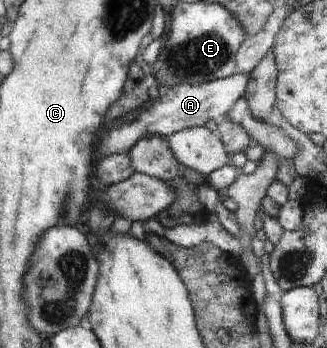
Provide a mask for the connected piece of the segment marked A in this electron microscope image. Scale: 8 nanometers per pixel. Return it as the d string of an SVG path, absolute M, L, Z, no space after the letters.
M235 71L231 74L231 77L224 77L219 79L214 79L213 81L208 81L199 85L195 84L189 84L187 82L183 84L179 84L176 86L158 86L159 90L159 98L153 103L149 103L147 108L143 108L140 115L134 119L131 122L121 122L118 124L118 126L115 126L103 139L100 143L100 146L98 147L98 151L102 153L103 157L110 156L111 154L127 154L128 151L143 137L143 136L159 136L159 137L169 137L172 133L184 130L185 128L194 128L194 127L201 127L204 126L207 121L211 121L213 119L214 121L218 122L223 117L227 117L229 110L233 107L233 105L236 104L236 101L244 95L245 93L245 87L247 87L249 81L249 75L241 75L241 73Z

